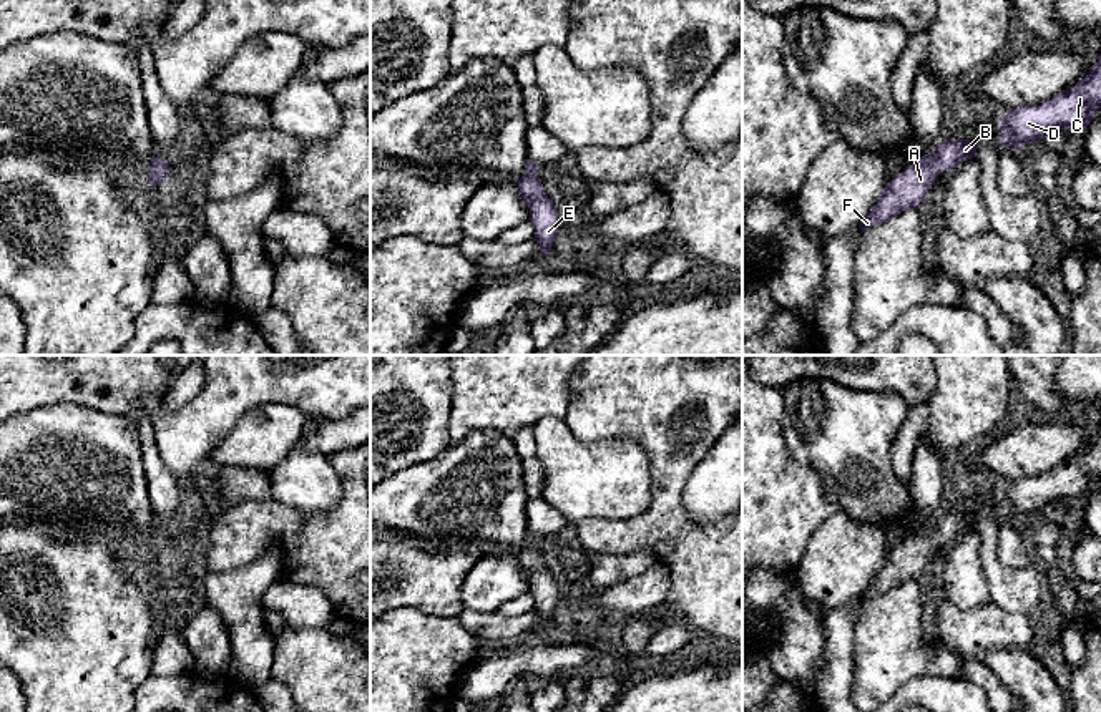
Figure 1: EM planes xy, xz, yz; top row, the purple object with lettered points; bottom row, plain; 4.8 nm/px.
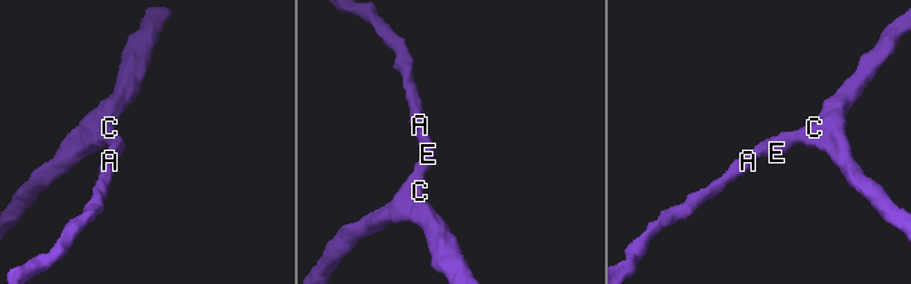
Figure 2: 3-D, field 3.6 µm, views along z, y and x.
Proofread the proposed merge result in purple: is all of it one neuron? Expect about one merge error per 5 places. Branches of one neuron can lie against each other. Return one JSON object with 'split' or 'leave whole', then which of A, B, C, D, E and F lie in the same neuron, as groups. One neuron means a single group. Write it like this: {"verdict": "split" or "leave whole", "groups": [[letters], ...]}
{"verdict": "leave whole", "groups": [["A", "B", "C", "D", "E", "F"]]}

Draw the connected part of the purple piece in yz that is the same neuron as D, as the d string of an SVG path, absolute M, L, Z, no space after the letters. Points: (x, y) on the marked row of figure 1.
M1101 55L1074 86L1035 106L1010 110L998 121L1000 146L1023 149L1053 129L1086 128L1101 110Z

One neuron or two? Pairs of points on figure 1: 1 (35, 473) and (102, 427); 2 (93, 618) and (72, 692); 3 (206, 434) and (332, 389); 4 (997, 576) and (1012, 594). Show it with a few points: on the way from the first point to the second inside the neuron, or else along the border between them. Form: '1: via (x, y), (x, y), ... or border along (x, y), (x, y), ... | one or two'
1: via (52, 465), (65, 463), (85, 443) | one
2: via (80, 636), (78, 674) | one
3: via (236, 402), (249, 389), (301, 389) | one
4: via (1002, 581), (1010, 590) | one

